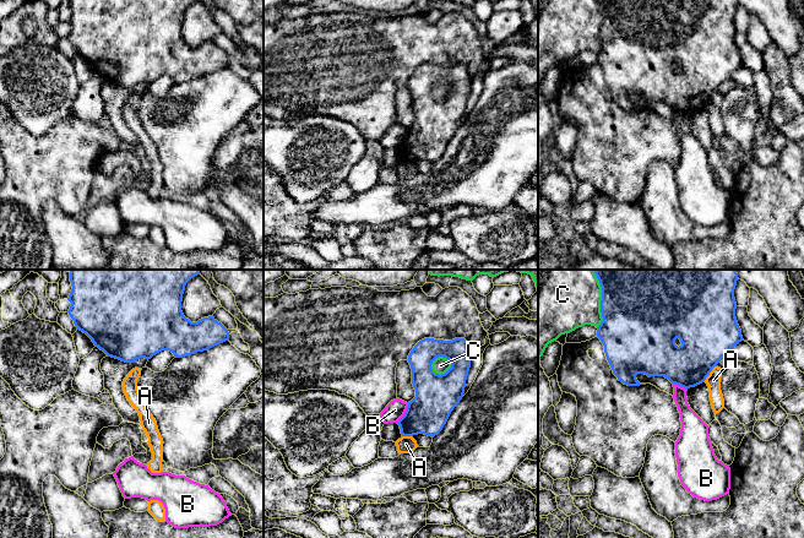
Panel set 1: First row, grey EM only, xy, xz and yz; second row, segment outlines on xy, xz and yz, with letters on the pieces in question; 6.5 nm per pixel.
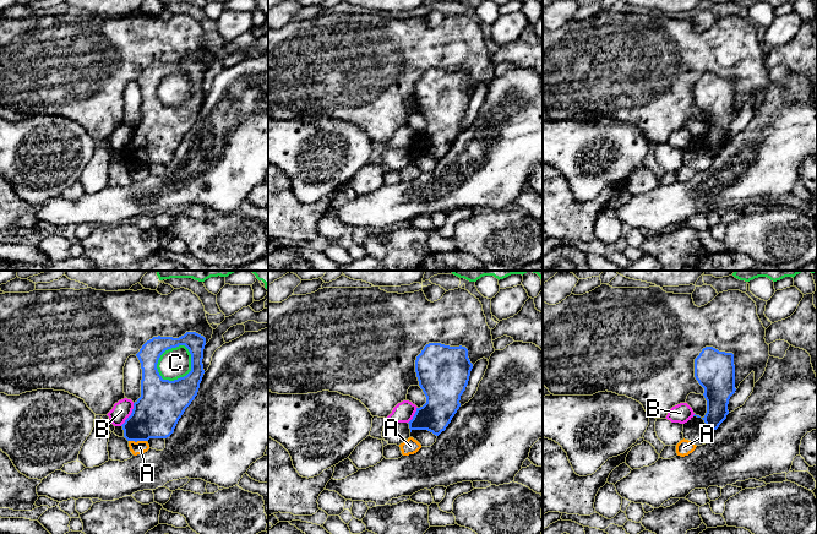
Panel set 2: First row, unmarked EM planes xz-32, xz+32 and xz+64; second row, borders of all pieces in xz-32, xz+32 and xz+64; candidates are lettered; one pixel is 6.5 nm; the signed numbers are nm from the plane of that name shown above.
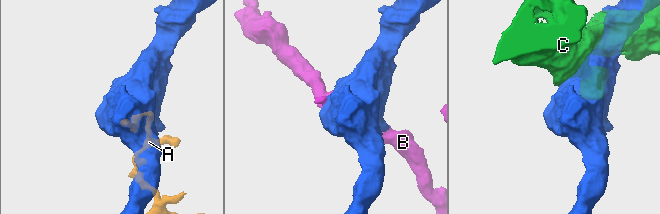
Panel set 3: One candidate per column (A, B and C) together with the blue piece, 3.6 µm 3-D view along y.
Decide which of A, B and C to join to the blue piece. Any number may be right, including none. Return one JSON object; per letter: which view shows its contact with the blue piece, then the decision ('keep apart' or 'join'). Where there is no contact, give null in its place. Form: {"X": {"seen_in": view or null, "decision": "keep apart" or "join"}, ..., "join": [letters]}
{"A": {"seen_in": "yz", "decision": "keep apart"}, "B": {"seen_in": "xz", "decision": "keep apart"}, "C": {"seen_in": "yz", "decision": "keep apart"}, "join": []}

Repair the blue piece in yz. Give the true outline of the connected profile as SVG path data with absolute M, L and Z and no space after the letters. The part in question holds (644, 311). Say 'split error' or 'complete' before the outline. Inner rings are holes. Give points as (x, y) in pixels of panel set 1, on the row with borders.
complete | M593 270L599 284L602 287L602 300L601 300L601 313L602 313L602 317L603 321L601 322L601 325L597 327L597 337L601 339L601 342L604 346L604 353L607 357L607 360L613 370L613 374L618 377L619 381L621 381L624 385L628 386L640 386L640 385L646 385L646 384L640 384L636 379L637 374L645 374L648 377L651 376L664 376L666 379L668 379L672 384L679 385L684 388L690 388L690 387L695 387L700 384L702 384L706 377L710 375L710 373L712 371L712 369L715 366L717 366L718 362L727 355L728 353L730 353L732 348L735 347L739 342L743 341L743 336L741 336L741 330L738 325L737 317L735 317L735 309L737 309L737 303L735 303L735 298L734 298L734 289L737 286L737 281L738 281L738 273L737 270Z

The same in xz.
complete | M424 338L414 346L408 363L415 397L408 402L404 415L397 422L402 436L424 434L434 438L442 430L463 397L471 357L465 338ZM439 357L451 362L451 368L441 375L431 369L433 362Z

